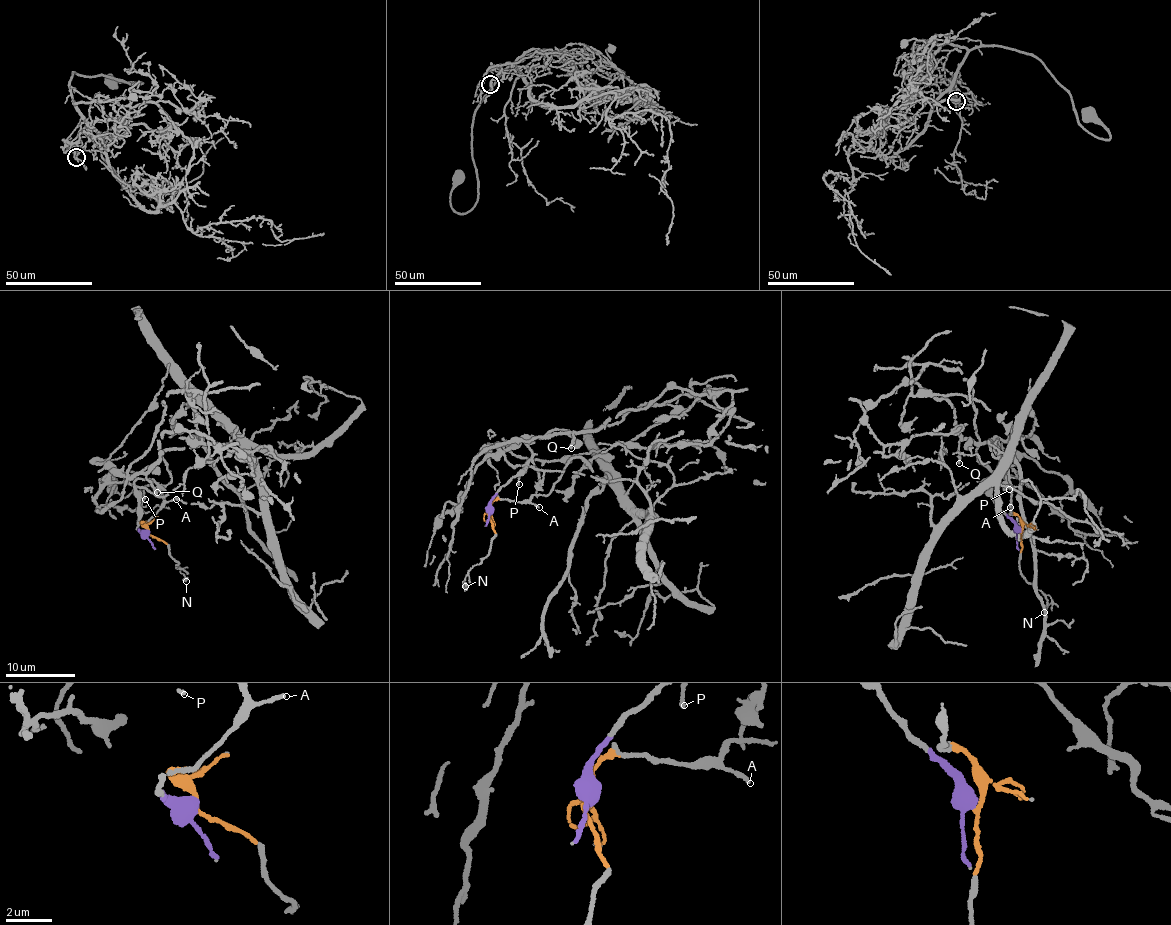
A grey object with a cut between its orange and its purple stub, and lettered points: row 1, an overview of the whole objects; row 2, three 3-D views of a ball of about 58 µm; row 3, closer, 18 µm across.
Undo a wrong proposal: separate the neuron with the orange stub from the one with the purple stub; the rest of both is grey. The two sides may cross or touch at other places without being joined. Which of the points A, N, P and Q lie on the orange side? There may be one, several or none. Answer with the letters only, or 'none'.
A, N

